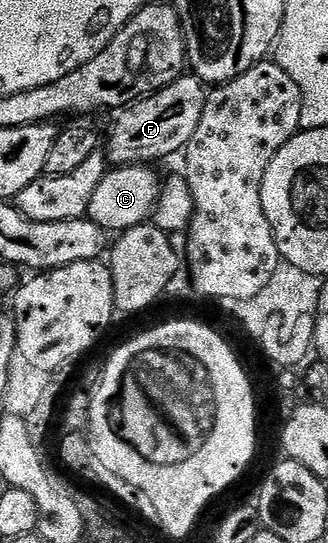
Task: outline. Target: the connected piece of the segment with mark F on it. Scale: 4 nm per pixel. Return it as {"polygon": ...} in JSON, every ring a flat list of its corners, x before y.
{"polygon":[[185,74,154,95,129,104,117,115,120,117,117,118,112,133,106,136,106,159,109,165,148,166,156,162,152,160,164,160,175,152,176,155,183,153,190,138,194,138,194,130,198,130,198,122,202,122,205,95,205,85,201,84,195,76]]}

